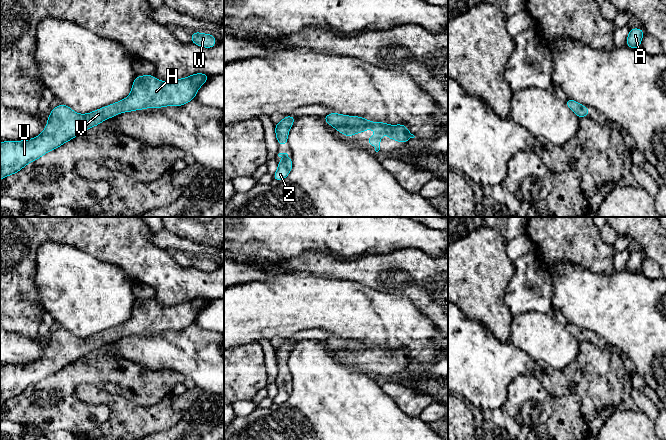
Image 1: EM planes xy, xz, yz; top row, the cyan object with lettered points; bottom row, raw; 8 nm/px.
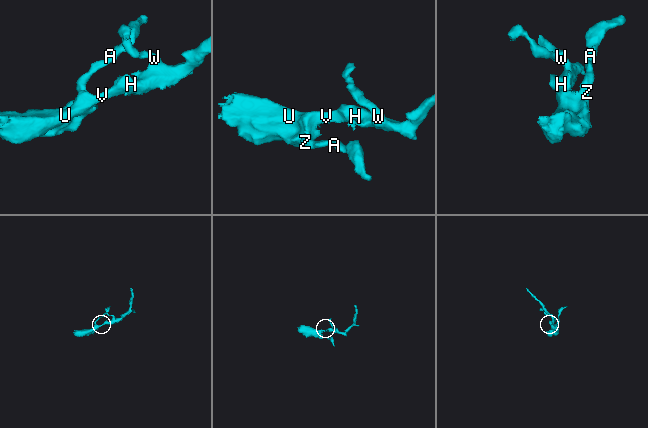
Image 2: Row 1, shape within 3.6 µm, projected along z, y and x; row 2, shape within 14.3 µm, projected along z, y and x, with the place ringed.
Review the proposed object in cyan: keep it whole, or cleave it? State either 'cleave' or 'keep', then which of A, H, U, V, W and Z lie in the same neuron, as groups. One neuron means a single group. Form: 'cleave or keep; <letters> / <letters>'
keep; A H U V W Z

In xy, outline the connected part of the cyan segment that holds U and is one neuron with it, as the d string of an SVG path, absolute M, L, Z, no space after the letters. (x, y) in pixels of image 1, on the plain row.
M197 297L172 306L160 305L152 299L136 300L128 321L88 338L78 338L67 329L59 328L49 338L46 352L39 360L30 364L0 366L0 404L8 399L15 398L27 388L39 383L47 376L60 371L63 367L70 365L82 356L99 349L101 346L119 337L145 332L182 330L195 323L198 313L205 308L209 300L203 297Z

